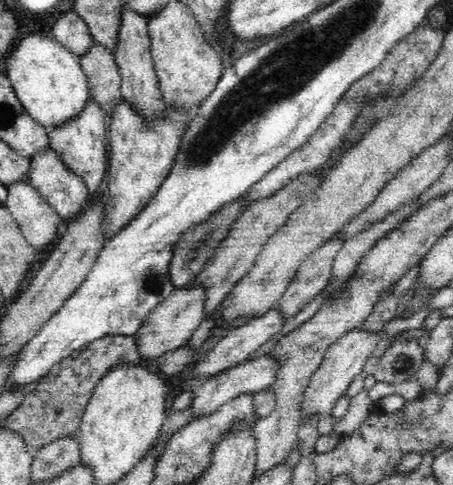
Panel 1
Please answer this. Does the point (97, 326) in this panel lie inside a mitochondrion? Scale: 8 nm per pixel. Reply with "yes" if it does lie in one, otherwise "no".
no

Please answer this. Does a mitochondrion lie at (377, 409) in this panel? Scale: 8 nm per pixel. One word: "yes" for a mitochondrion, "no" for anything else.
no

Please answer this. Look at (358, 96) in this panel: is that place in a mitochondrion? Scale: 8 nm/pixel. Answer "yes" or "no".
yes

